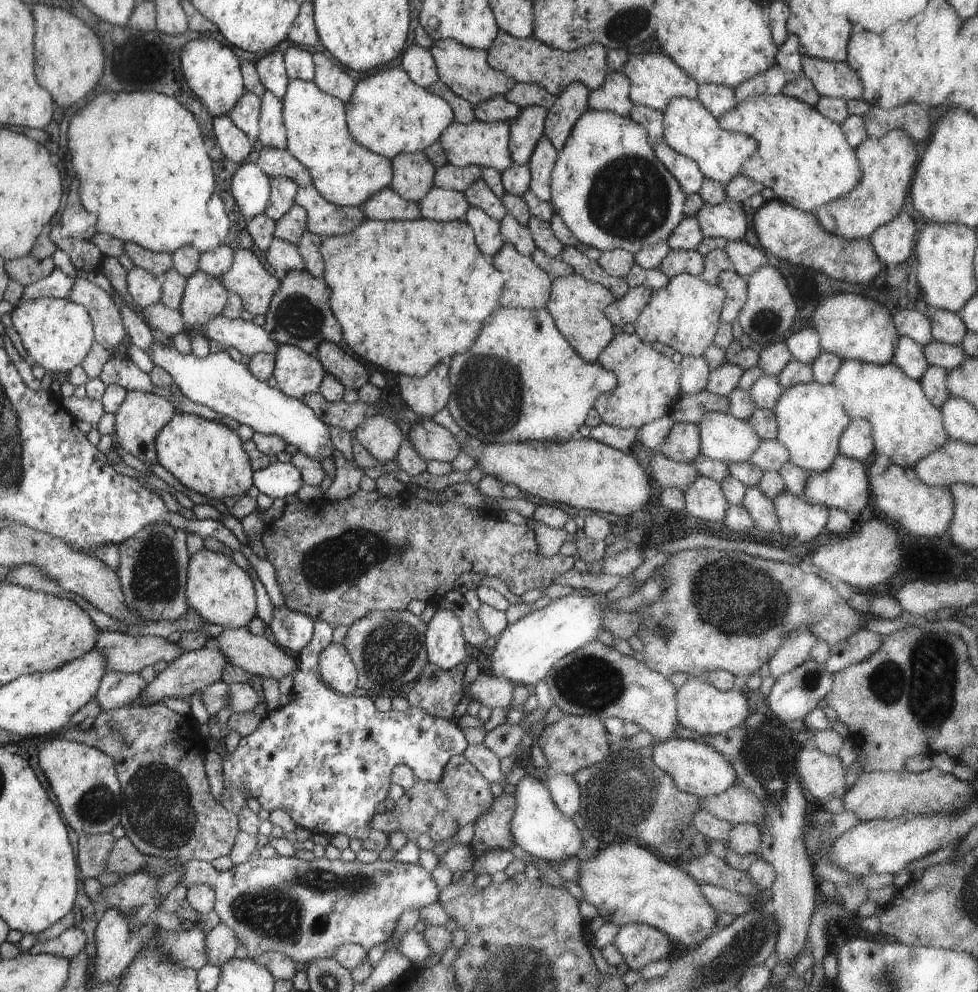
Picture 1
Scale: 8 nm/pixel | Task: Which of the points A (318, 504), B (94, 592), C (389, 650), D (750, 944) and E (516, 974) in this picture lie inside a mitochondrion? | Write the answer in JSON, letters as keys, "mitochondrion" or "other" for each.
{"A":"other","B":"other","C":"mitochondrion","D":"mitochondrion","E":"mitochondrion"}

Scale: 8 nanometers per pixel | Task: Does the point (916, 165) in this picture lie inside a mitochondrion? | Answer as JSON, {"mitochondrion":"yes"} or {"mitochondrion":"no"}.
{"mitochondrion":"no"}

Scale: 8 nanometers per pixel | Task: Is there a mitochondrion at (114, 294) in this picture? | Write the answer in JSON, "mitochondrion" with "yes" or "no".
{"mitochondrion":"no"}

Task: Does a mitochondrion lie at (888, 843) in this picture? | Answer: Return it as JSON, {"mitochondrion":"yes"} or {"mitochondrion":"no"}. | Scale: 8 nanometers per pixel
{"mitochondrion":"no"}

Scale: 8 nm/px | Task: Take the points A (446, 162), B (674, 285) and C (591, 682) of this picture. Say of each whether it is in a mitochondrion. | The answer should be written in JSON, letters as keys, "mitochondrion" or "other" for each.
{"A":"other","B":"other","C":"mitochondrion"}

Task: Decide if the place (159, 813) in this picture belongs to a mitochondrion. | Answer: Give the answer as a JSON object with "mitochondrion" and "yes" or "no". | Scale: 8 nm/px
{"mitochondrion":"yes"}

